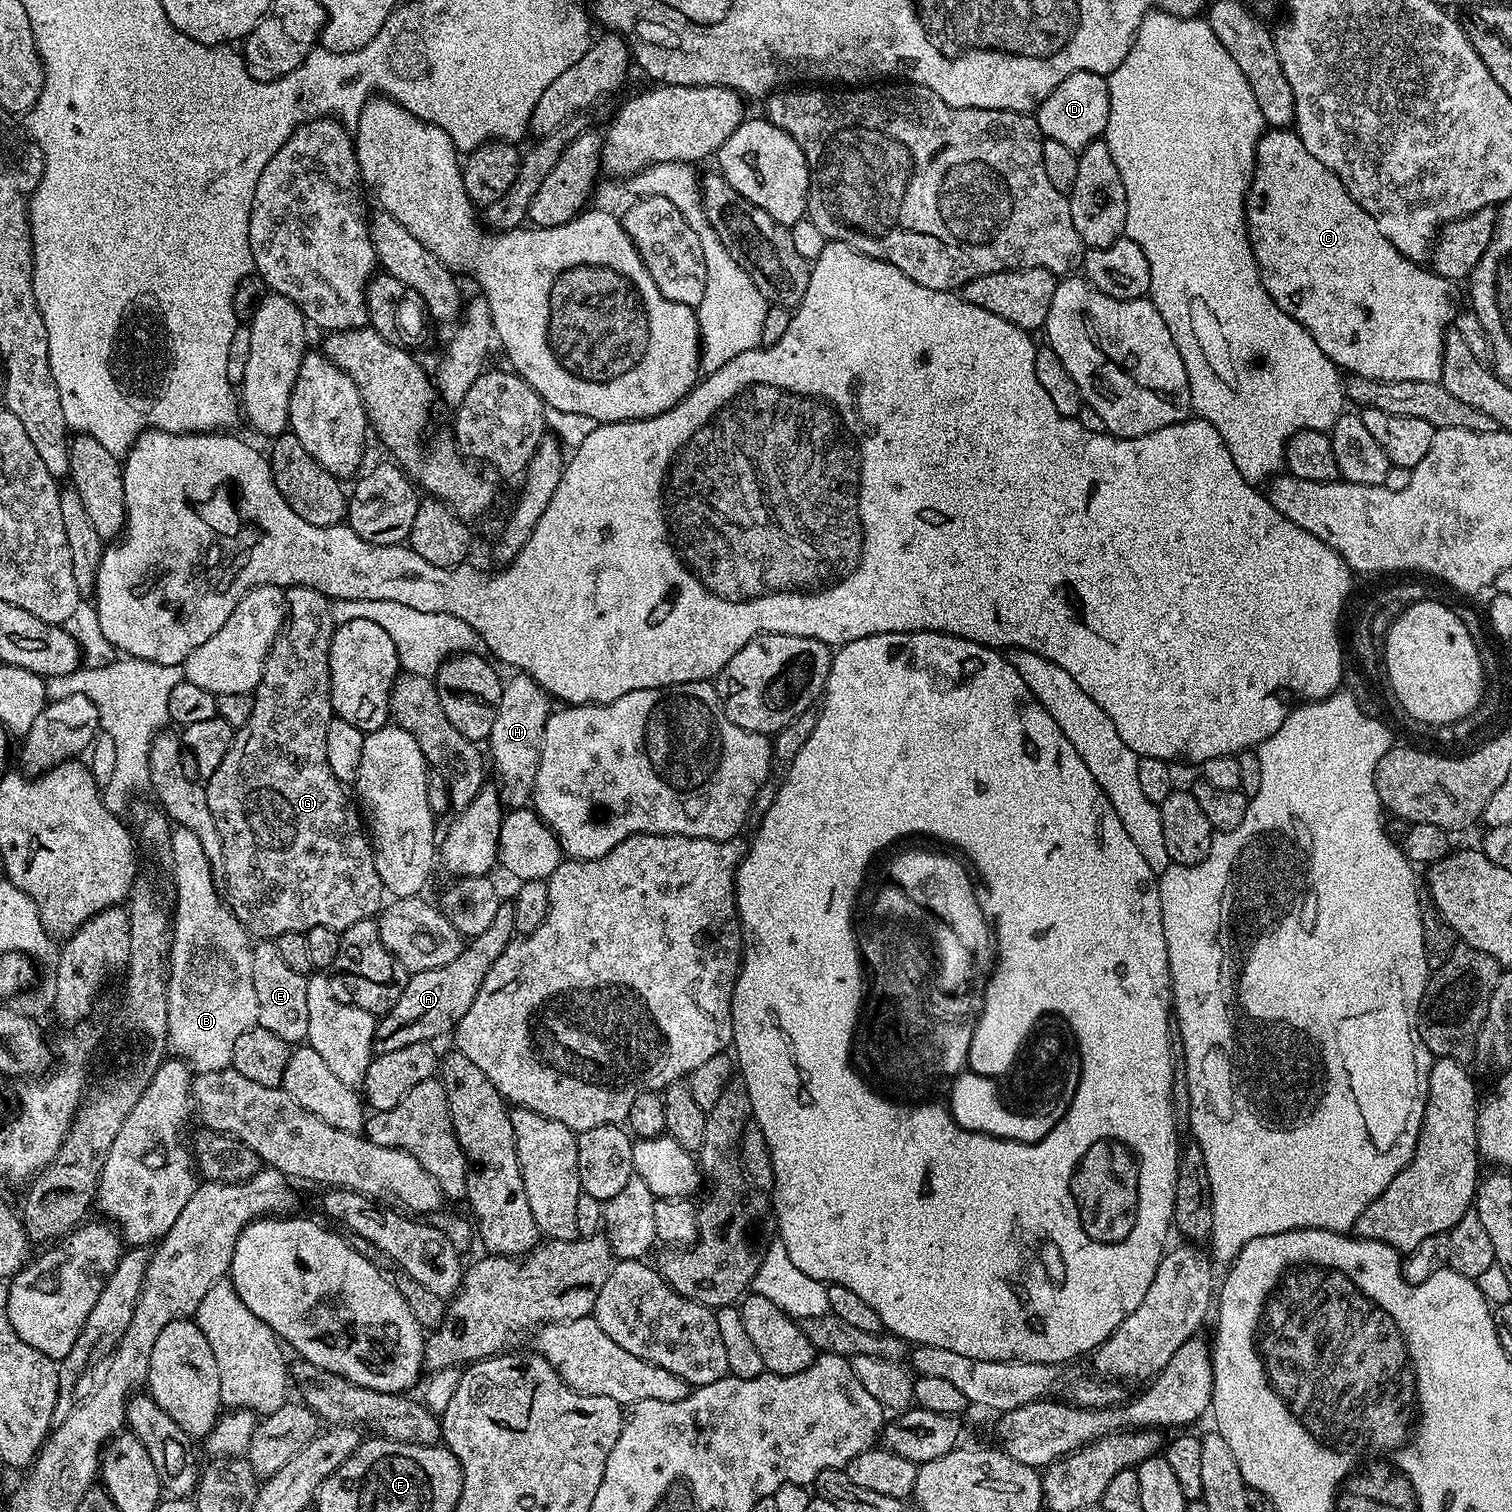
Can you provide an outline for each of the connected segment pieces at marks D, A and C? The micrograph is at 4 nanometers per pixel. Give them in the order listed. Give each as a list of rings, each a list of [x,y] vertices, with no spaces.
[[[1072,72],[1035,109],[1040,133],[1049,140],[1062,142],[1071,152],[1079,153],[1090,142],[1101,139],[1110,118],[1110,90],[1107,79],[1096,72]]]
[[[501,902],[498,914],[494,914],[494,919],[490,921],[490,927],[484,933],[471,937],[454,962],[434,970],[411,973],[394,1006],[379,1017],[372,1043],[373,1053],[402,1050],[402,1046],[410,1046],[414,1042],[436,1042],[439,1036],[447,1032],[449,1035],[462,1014],[470,1010],[474,998],[478,998],[478,986],[482,986],[486,974],[490,974],[490,966],[502,958],[502,950],[506,950],[516,935],[512,905]]]
[[[1277,128],[1265,131],[1260,137],[1256,147],[1256,173],[1252,175],[1252,184],[1248,187],[1248,194],[1244,197],[1244,220],[1248,223],[1248,241],[1252,247],[1252,252],[1256,256],[1256,265],[1262,278],[1262,286],[1278,302],[1290,318],[1294,318],[1322,346],[1322,354],[1336,363],[1337,368],[1345,373],[1361,376],[1362,378],[1374,378],[1375,380],[1393,380],[1394,382],[1426,382],[1427,380],[1439,381],[1442,370],[1442,354],[1444,353],[1444,334],[1449,331],[1450,321],[1454,316],[1454,308],[1451,308],[1454,296],[1446,294],[1442,290],[1444,279],[1437,276],[1435,272],[1429,271],[1427,267],[1421,266],[1417,261],[1408,260],[1400,253],[1396,247],[1378,230],[1378,222],[1354,202],[1354,198],[1342,186],[1342,182],[1333,172],[1329,172],[1328,167],[1306,146],[1302,146],[1302,138],[1296,135],[1295,131],[1288,128]]]

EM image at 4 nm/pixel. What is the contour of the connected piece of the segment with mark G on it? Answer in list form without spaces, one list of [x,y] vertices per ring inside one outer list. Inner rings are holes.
[[[313,588],[287,589],[286,619],[276,635],[276,641],[268,651],[260,685],[252,696],[250,718],[241,728],[235,729],[230,750],[226,758],[222,758],[222,766],[218,766],[218,770],[214,770],[214,774],[206,780],[206,802],[210,802],[210,814],[214,814],[214,822],[218,822],[218,834],[222,836],[222,854],[226,866],[226,874],[222,880],[223,883],[228,883],[226,903],[241,924],[256,938],[275,938],[287,932],[305,933],[314,926],[343,930],[354,926],[354,922],[373,919],[386,900],[384,884],[378,878],[378,870],[372,857],[372,845],[366,835],[361,813],[354,807],[350,796],[350,801],[348,801],[348,796],[344,793],[347,792],[345,785],[341,784],[334,770],[330,770],[330,762],[326,762],[326,728],[334,719],[330,698],[330,662],[328,661],[333,631],[332,605],[327,596],[323,596],[321,592]]]

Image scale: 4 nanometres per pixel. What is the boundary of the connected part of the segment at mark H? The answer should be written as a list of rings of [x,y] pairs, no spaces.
[[[527,674],[507,677],[502,690],[502,702],[496,707],[494,730],[490,730],[486,748],[489,748],[487,751],[490,753],[491,767],[493,764],[500,775],[500,799],[509,809],[523,808],[533,799],[542,754],[542,738],[550,715],[548,704],[548,693],[539,688]]]

